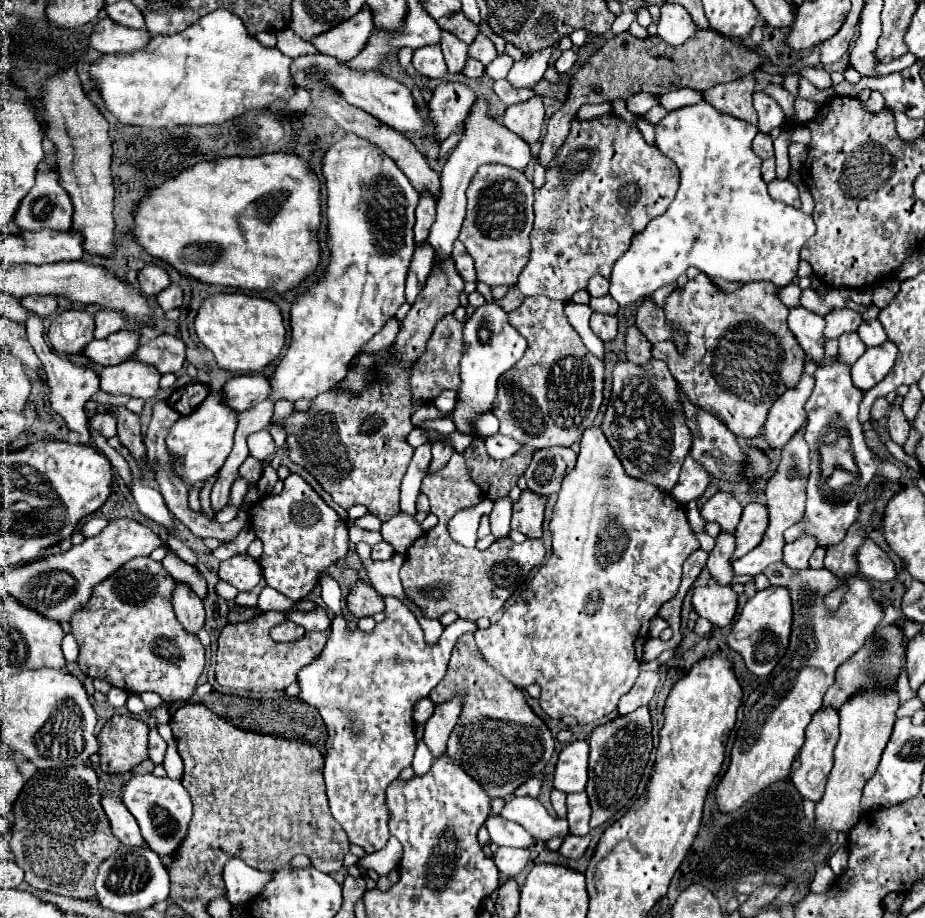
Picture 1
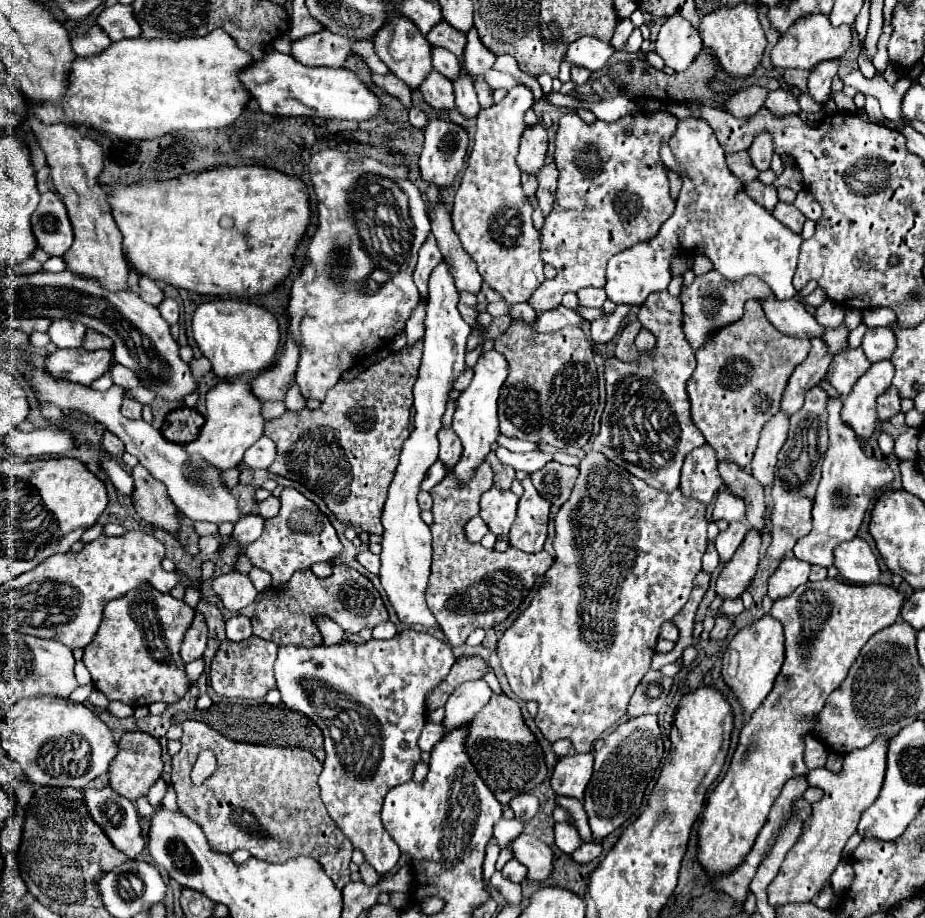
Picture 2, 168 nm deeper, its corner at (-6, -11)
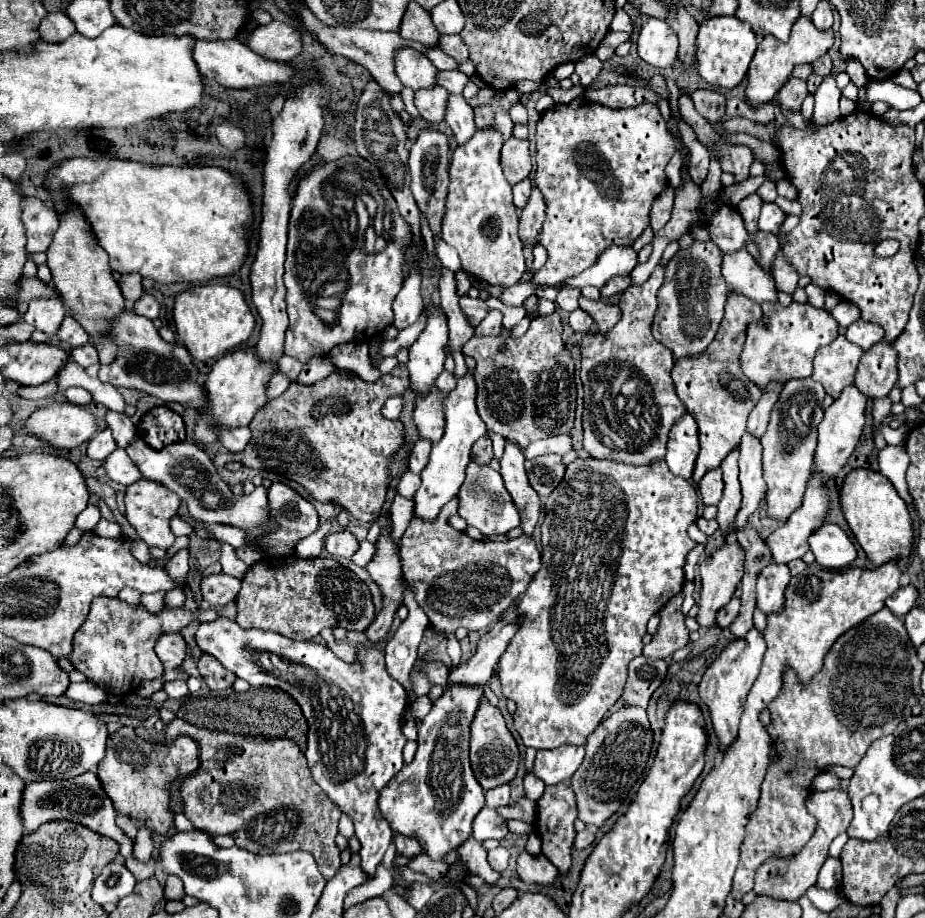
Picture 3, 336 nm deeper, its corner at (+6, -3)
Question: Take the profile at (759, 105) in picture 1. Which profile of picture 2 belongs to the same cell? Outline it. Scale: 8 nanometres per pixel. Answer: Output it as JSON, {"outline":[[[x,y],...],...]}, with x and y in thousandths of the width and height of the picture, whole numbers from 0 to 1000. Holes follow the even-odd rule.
{"outline":[[[822,145],[822,147],[815,151],[813,160],[809,162],[815,182],[819,182],[822,186],[828,186],[828,184],[832,182],[832,173],[835,173],[835,169],[837,169],[837,160],[835,160],[835,158],[837,158],[837,154],[835,154],[832,145]]]}

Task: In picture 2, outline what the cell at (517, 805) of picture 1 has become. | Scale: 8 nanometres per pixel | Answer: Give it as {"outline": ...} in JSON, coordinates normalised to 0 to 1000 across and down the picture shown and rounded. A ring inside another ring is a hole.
{"outline":[[[558,890],[556,892],[541,892],[536,899],[534,899],[534,914],[538,916],[541,923],[547,923],[556,912],[560,912],[564,905],[566,905],[569,897],[566,894],[560,894]]]}

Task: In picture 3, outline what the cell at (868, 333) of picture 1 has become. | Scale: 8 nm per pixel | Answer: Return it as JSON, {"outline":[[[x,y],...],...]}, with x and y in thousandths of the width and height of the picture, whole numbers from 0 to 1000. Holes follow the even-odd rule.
{"outline":[[[932,347],[923,350],[917,358],[915,358],[915,369],[928,378],[932,378],[934,382],[938,382],[945,374],[954,371],[956,367],[956,361],[951,354],[945,354],[945,352],[936,352]]]}

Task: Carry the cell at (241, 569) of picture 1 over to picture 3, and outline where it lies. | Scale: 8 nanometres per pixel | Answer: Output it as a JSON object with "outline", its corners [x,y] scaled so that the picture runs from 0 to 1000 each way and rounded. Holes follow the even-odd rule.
{"outline":[[[236,624],[218,631],[218,650],[231,661],[240,661],[253,655],[257,642],[259,642],[259,631],[249,629],[244,624]]]}

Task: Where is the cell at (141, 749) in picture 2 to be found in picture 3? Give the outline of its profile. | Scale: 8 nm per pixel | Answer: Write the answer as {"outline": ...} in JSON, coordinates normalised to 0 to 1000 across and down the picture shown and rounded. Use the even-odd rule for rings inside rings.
{"outline":[[[132,792],[117,803],[117,818],[112,829],[106,833],[106,849],[115,866],[121,870],[125,886],[138,888],[147,901],[158,901],[171,910],[182,910],[182,905],[188,901],[182,857],[190,849],[208,844],[214,833],[214,812],[205,803],[164,812],[149,803],[143,792]]]}

